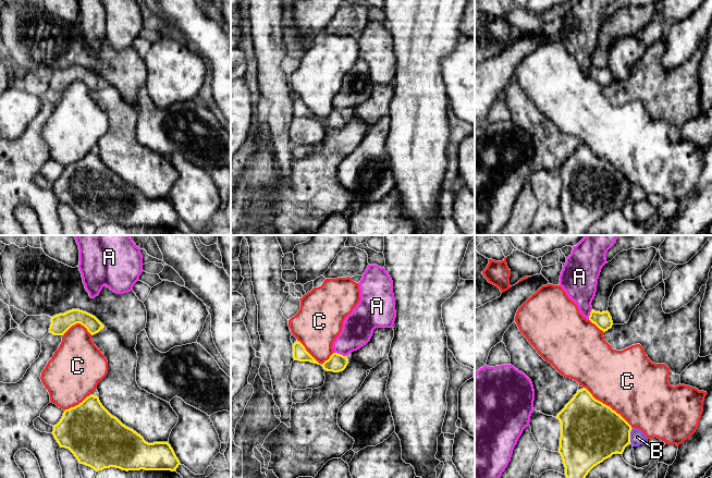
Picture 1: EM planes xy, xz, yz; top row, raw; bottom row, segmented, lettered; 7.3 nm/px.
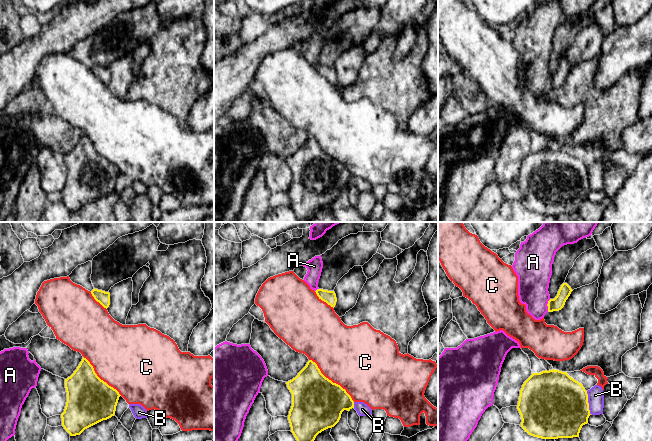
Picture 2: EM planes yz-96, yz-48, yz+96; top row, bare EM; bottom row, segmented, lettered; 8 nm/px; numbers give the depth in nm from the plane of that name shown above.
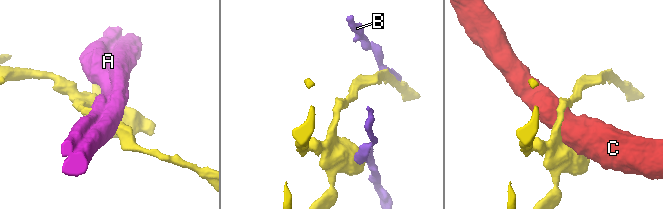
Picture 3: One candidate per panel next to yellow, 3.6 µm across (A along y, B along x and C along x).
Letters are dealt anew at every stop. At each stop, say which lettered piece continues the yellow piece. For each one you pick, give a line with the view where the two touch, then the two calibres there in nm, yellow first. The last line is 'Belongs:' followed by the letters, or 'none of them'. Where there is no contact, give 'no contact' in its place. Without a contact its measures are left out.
Belongs: none of them

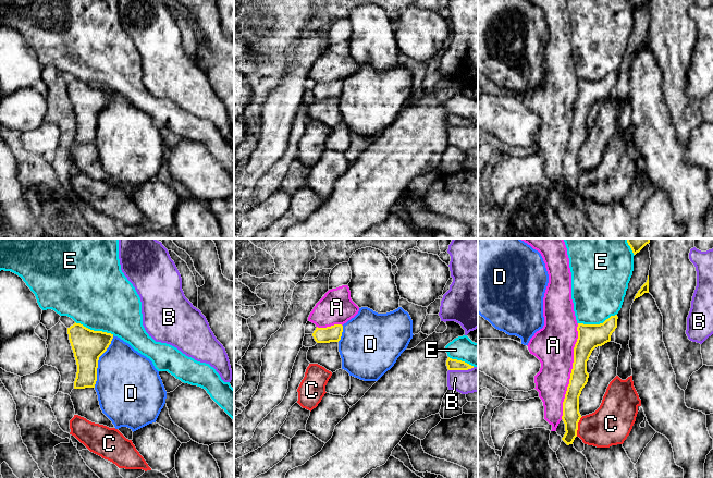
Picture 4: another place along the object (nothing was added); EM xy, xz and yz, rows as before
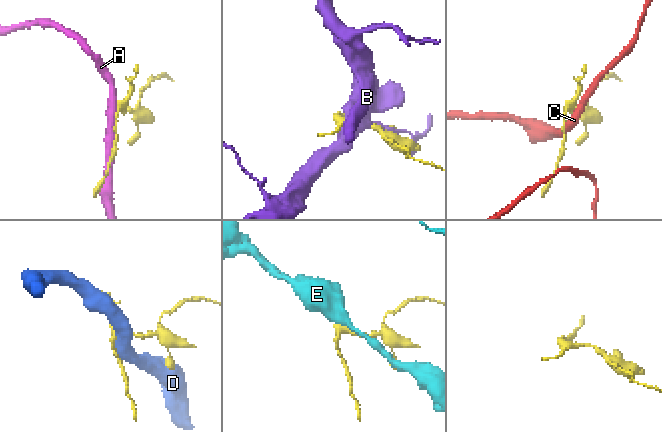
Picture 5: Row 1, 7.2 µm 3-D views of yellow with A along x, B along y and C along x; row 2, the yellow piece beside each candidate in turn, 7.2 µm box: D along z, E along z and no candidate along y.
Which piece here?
Belongs: none of them

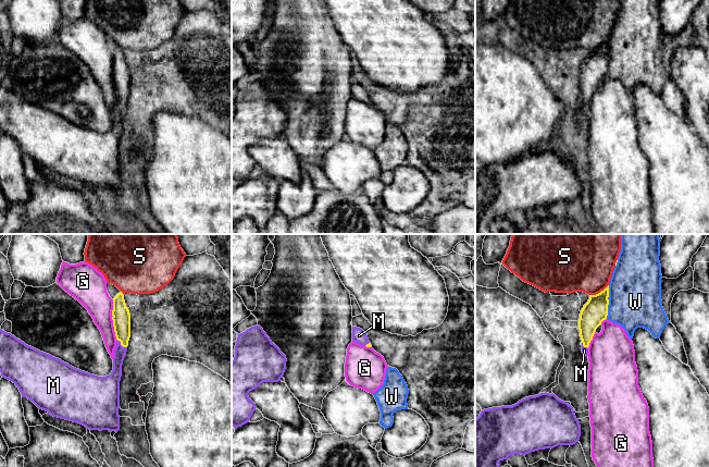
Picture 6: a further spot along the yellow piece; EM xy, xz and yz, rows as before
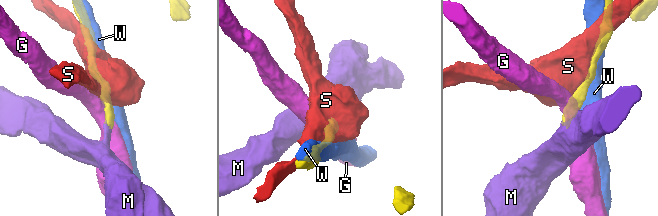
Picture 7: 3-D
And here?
M: meets yellow in xy; 130 nm thick on the yellow side, 90 nm on the other
Belongs: M

